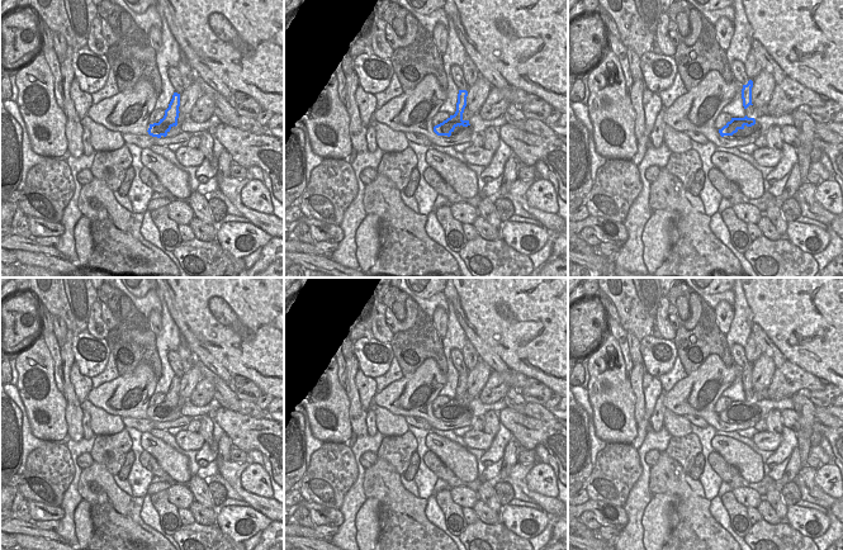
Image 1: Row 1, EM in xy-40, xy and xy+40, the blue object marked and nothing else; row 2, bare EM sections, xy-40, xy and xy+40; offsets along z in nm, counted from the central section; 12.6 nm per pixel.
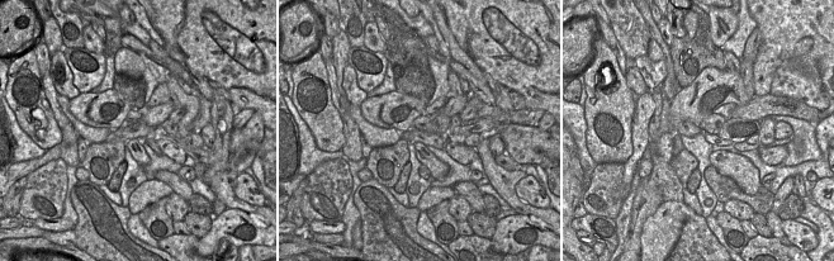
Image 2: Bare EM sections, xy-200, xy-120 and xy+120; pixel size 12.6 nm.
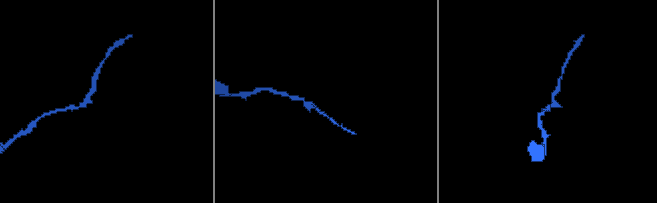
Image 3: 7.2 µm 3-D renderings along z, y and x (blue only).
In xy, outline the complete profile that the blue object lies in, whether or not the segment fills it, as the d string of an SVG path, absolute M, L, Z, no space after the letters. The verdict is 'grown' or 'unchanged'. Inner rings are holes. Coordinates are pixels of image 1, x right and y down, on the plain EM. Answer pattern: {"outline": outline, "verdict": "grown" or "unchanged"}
{"outline": "M459 374L458 378L458 387L456 387L456 395L454 399L450 399L446 404L434 411L434 416L437 419L447 419L450 421L454 413L459 409L468 411L469 404L463 403L463 397L467 390L467 374Z", "verdict": "unchanged"}

